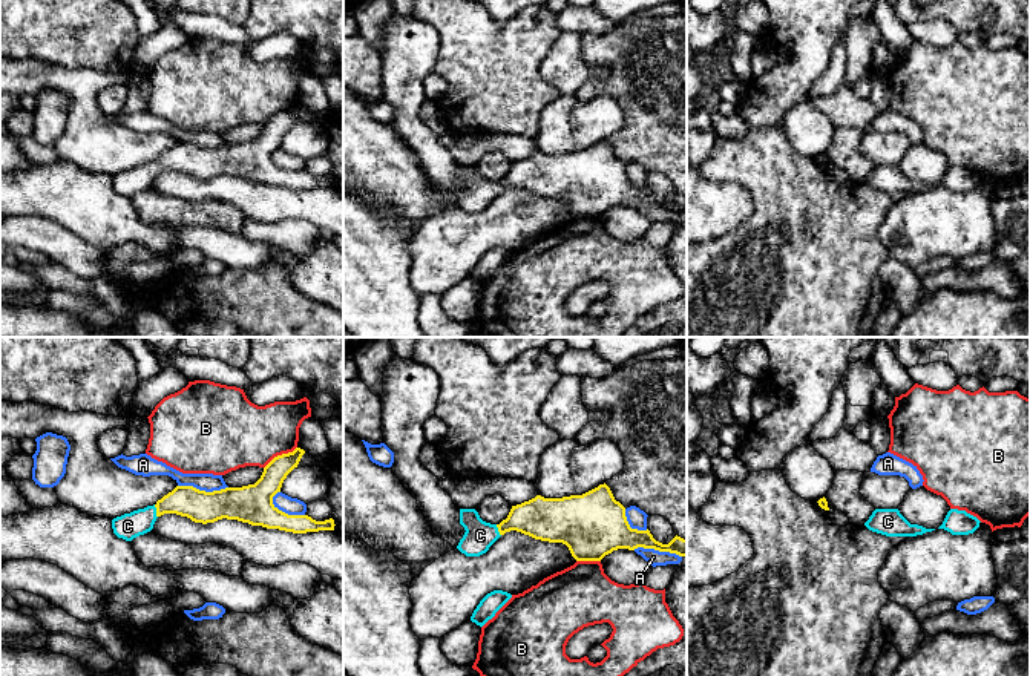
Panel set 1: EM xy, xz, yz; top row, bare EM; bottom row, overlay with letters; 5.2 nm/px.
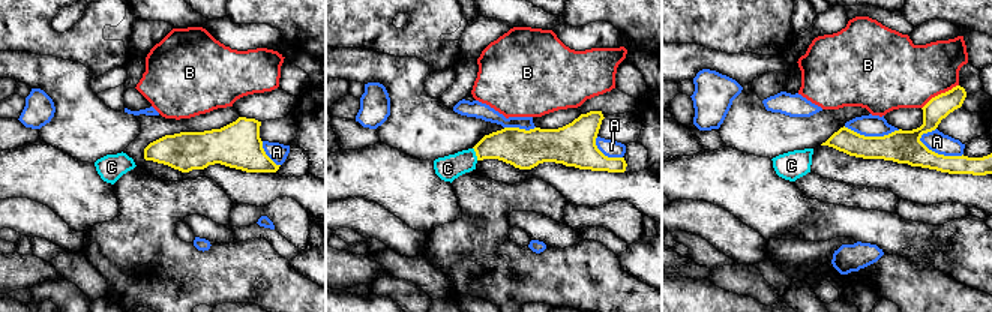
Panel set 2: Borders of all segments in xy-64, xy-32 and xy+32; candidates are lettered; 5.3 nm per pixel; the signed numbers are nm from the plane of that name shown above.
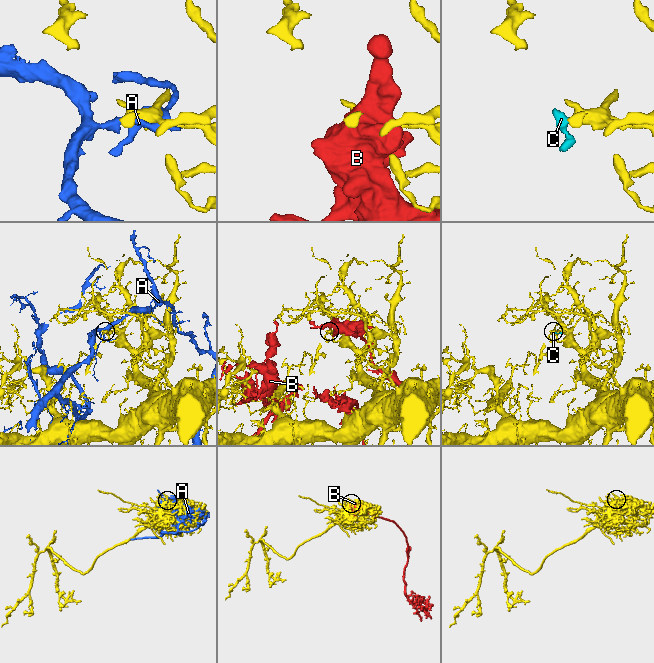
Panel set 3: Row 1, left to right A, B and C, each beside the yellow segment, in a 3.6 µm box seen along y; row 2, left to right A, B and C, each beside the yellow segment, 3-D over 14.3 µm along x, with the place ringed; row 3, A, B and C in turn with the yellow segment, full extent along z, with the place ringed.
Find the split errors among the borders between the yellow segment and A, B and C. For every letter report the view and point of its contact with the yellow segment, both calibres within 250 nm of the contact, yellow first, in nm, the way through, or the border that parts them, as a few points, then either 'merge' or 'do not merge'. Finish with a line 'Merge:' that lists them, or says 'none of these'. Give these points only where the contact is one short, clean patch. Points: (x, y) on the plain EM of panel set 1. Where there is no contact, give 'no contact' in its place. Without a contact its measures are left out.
A: contact xy (203, 147); calibres 190 and 100 nm; do not merge
B: contact xy (279, 112); calibres 150 and 360 nm; do not merge
C: contact xy (157, 167); calibres 170 and 140 nm; way xy (200, 163), (163, 163), (157, 167), (141, 178), (127, 183); merge
Merge: C

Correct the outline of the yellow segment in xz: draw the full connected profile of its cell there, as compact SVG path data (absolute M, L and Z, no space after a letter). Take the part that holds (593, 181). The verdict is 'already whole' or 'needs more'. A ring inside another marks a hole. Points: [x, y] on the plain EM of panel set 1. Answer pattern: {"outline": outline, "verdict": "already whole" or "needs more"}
{"outline": "M605 139L582 152L563 155L544 155L536 152L529 158L512 162L507 175L500 181L483 178L475 166L460 166L460 181L466 189L457 205L466 213L480 213L486 210L501 192L510 187L521 189L541 198L563 199L569 204L576 218L601 218L613 207L635 207L638 204L687 213L687 196L676 192L668 201L662 201L653 195L648 185L631 185L625 173L625 164L615 156Z", "verdict": "needs more"}

